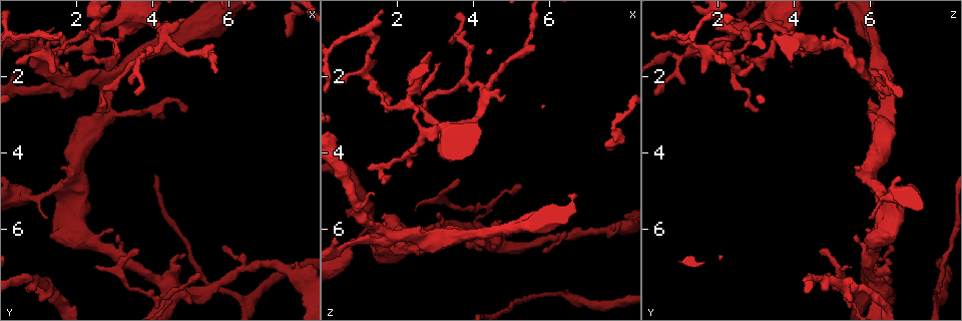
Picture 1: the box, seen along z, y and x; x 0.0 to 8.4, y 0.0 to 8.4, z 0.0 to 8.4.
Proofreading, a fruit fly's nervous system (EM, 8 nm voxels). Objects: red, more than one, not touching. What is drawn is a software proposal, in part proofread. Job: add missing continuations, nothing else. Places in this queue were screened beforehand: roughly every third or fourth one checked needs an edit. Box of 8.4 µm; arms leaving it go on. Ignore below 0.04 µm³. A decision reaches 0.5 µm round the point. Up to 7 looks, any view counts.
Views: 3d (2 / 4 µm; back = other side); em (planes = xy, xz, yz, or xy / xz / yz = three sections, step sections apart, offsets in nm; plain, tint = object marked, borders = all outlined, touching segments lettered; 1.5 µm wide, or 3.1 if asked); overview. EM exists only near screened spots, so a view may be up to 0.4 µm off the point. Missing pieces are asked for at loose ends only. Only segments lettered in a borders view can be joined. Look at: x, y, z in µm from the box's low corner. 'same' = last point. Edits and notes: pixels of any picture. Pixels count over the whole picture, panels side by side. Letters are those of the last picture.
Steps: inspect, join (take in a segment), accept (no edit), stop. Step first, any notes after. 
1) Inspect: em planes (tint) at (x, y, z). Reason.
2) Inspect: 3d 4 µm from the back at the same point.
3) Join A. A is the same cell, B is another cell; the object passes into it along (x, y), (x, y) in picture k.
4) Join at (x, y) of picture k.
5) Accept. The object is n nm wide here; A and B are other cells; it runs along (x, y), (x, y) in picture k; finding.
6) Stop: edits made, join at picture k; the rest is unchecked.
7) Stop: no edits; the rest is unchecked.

Inspect: em yz step 4 (tint) at (1.45, 1.90, 1.60). An open end.

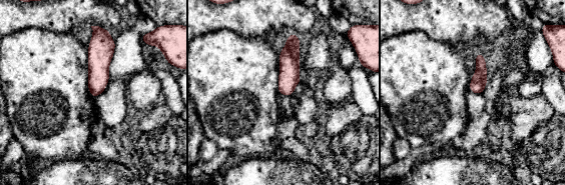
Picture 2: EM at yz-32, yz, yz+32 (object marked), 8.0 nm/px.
Inspect: em planes (borders) at the same point.

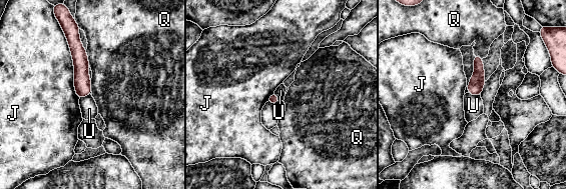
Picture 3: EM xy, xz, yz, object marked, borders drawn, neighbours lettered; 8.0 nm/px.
Accept. J, Q and U are other cells; a border runs along (467, 93), (480, 96) in picture 3; no lettered segment goes on from it.

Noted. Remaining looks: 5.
Inspect: 3d 2 µm at (3.60, 6.55, 4.70). Free end.

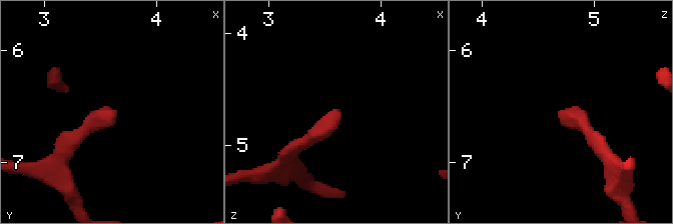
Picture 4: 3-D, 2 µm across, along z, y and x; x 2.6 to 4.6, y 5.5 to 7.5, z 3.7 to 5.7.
Inspect: em yz step 4 (borders) at (3.56, 6.56, 4.68).

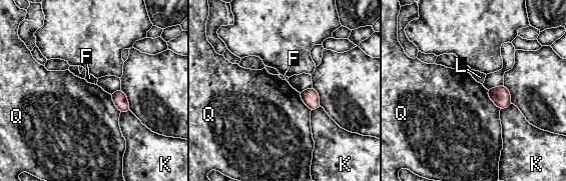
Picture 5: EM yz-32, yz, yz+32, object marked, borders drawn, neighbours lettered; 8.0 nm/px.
Inspect: em planes (borders) at the same point. Cut it another way.

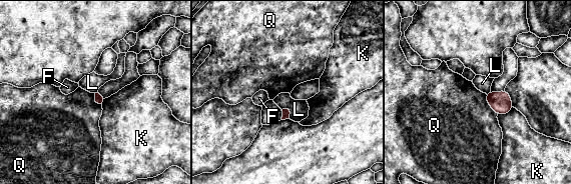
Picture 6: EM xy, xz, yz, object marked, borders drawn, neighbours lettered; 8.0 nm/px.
Accept. F, K, L and Q are other cells; no lettered segment goes on from it.

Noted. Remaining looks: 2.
Inspect: em yz step 8 (tint) at (5.85, 6.55, 6.60).

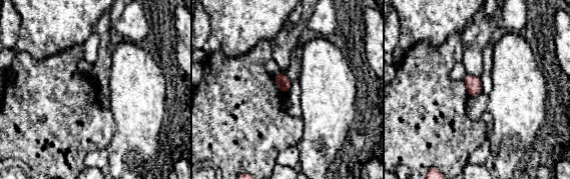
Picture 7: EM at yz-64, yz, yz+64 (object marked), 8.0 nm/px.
Inspect: em planes (borders) at the same point.

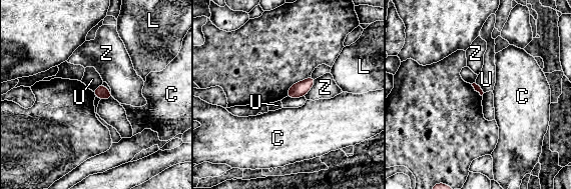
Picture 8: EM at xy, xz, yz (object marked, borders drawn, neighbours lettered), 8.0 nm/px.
Accept. The longest contact is with Z, 170 nm; C, L, U and Z are other cells; none of them fits.

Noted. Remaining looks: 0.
Stop: no edits; the rest is unchecked.

